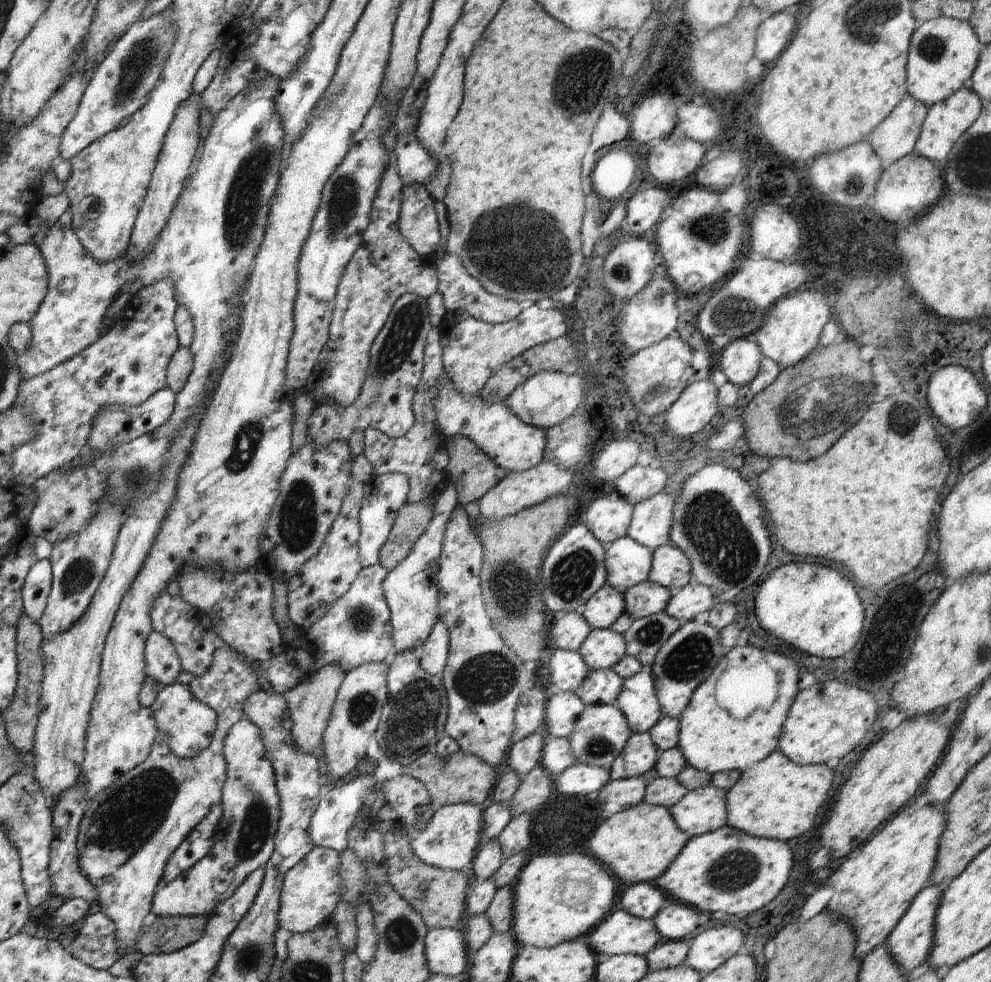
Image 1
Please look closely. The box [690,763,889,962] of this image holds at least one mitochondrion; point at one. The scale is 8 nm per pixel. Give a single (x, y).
(735, 869)

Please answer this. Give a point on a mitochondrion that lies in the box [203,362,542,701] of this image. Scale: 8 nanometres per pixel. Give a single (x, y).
(298, 521)

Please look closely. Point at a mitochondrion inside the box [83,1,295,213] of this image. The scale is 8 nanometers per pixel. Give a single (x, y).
(136, 68)

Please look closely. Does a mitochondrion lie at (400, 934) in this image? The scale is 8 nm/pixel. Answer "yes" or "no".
yes

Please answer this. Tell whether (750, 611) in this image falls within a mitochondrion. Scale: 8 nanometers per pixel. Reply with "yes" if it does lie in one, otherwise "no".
no

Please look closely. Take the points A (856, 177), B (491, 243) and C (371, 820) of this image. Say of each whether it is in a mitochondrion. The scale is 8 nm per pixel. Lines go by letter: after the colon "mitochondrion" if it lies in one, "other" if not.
A: mitochondrion
B: mitochondrion
C: other

